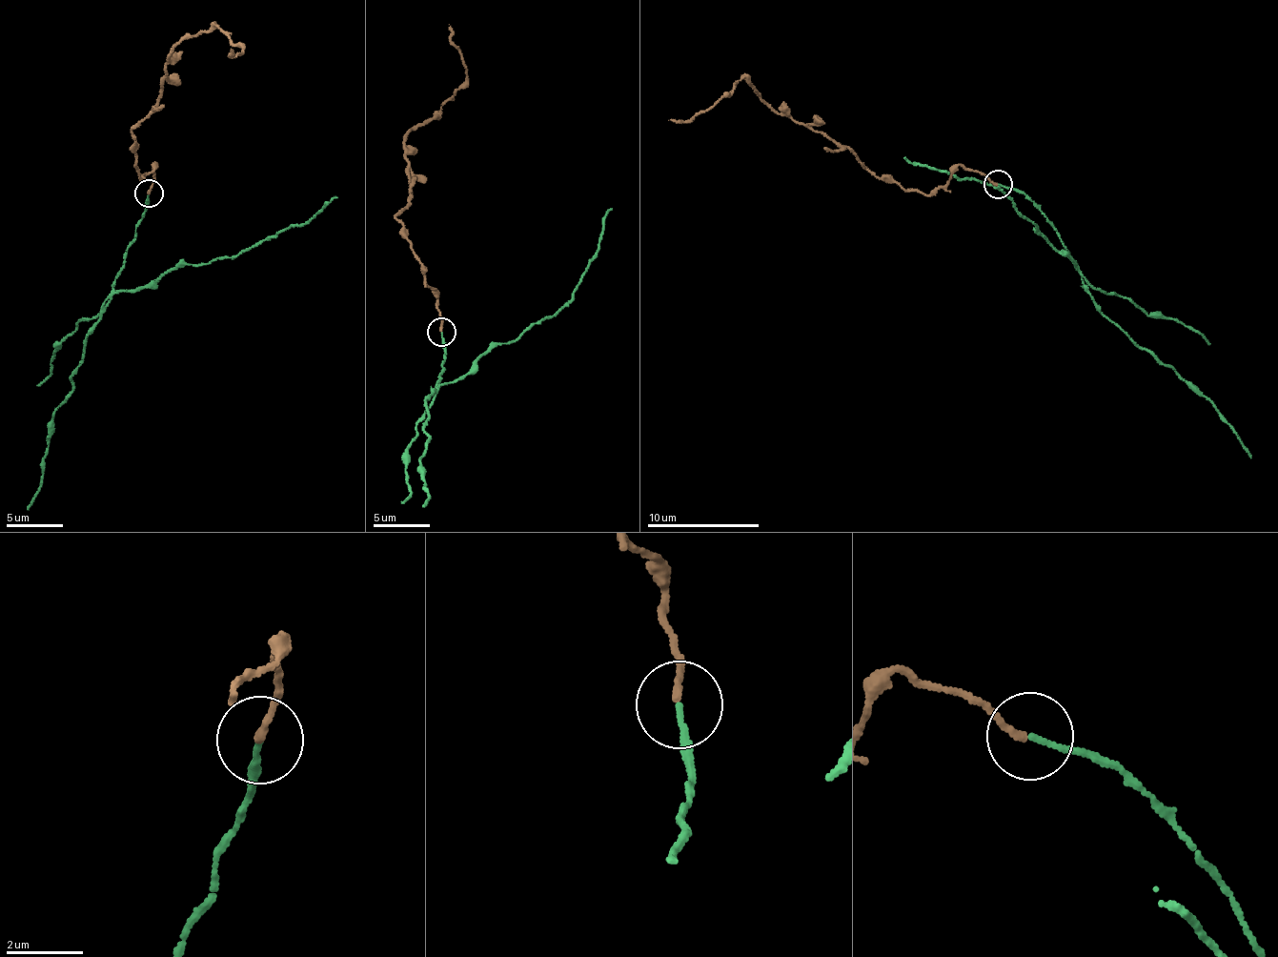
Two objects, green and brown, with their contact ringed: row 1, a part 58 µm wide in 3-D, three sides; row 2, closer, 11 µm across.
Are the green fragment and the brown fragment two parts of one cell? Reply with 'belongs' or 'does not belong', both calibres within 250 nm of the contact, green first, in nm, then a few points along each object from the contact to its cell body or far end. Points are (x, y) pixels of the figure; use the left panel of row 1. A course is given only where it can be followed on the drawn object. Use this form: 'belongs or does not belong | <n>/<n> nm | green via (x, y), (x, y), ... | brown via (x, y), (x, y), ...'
does not belong | 140/180 nm | green via (149, 193), (113, 289), (144, 288), (181, 266), (234, 256), (312, 217), (324, 204), (337, 198) | brown via (150, 193), (154, 165), (141, 178), (134, 125), (154, 107), (170, 53), (212, 26), (244, 50), (231, 50)

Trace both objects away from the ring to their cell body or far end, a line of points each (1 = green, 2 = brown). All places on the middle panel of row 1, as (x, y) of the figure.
1: (442, 333), (446, 361), (437, 388), (573, 296), (597, 252), (602, 217), (613, 209)
2: (442, 330), (422, 261), (395, 213), (410, 199), (403, 137), (436, 113), (466, 79), (468, 70), (448, 23)

